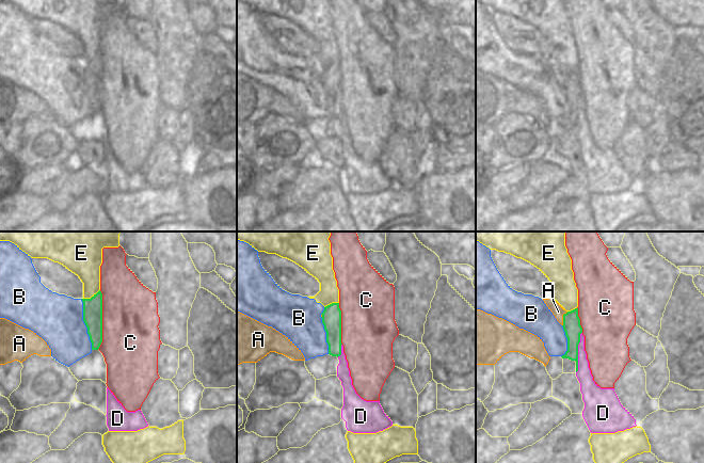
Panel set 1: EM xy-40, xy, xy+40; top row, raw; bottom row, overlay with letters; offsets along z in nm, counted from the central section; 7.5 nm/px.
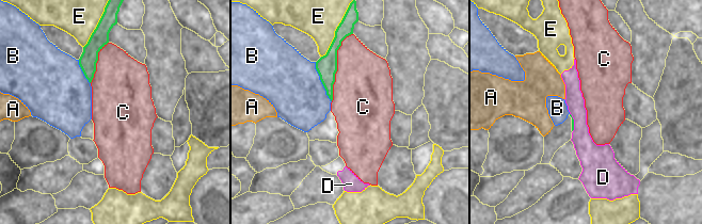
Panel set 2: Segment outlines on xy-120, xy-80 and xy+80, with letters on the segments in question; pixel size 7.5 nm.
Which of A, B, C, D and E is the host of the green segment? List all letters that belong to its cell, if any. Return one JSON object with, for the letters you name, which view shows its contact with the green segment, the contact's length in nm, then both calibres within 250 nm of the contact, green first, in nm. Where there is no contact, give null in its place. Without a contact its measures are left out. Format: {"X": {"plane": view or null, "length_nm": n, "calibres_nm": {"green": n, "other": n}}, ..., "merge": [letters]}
{"merge": []}

